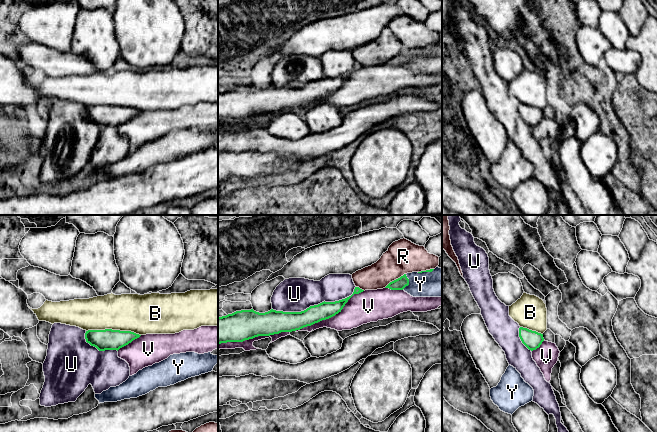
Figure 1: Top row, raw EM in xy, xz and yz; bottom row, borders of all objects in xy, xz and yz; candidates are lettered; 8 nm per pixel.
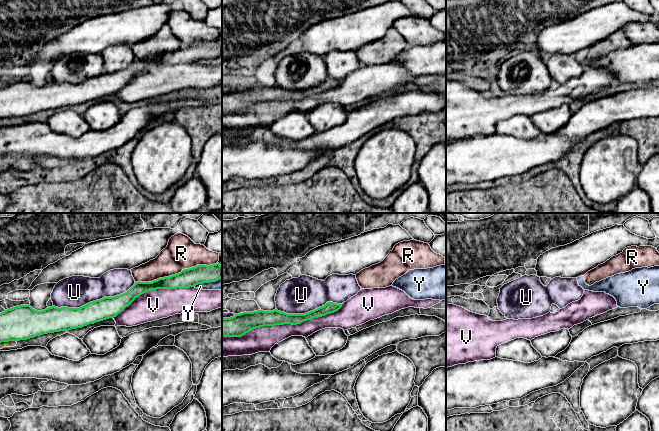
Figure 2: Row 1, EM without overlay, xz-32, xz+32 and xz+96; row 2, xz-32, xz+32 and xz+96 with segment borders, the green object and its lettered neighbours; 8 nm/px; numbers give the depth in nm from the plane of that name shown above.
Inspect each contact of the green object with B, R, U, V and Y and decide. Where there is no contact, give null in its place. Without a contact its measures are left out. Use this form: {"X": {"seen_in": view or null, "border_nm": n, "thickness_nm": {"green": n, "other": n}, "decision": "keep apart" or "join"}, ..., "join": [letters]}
{"B": {"seen_in": "xy", "border_nm": 440, "thickness_nm": {"green": 170, "other": 300}, "decision": "keep apart"}, "R": {"seen_in": "xz", "border_nm": 200, "thickness_nm": {"green": 100, "other": 260}, "decision": "keep apart"}, "U": {"seen_in": "xz", "border_nm": 700, "thickness_nm": {"green": 160, "other": 280}, "decision": "keep apart"}, "V": {"seen_in": "xz", "border_nm": 650, "thickness_nm": {"green": 140, "other": 240}, "decision": "join"}, "Y": {"seen_in": "xz", "border_nm": 130, "thickness_nm": {"green": 100, "other": 220}, "decision": "keep apart"}, "join": ["V"]}

